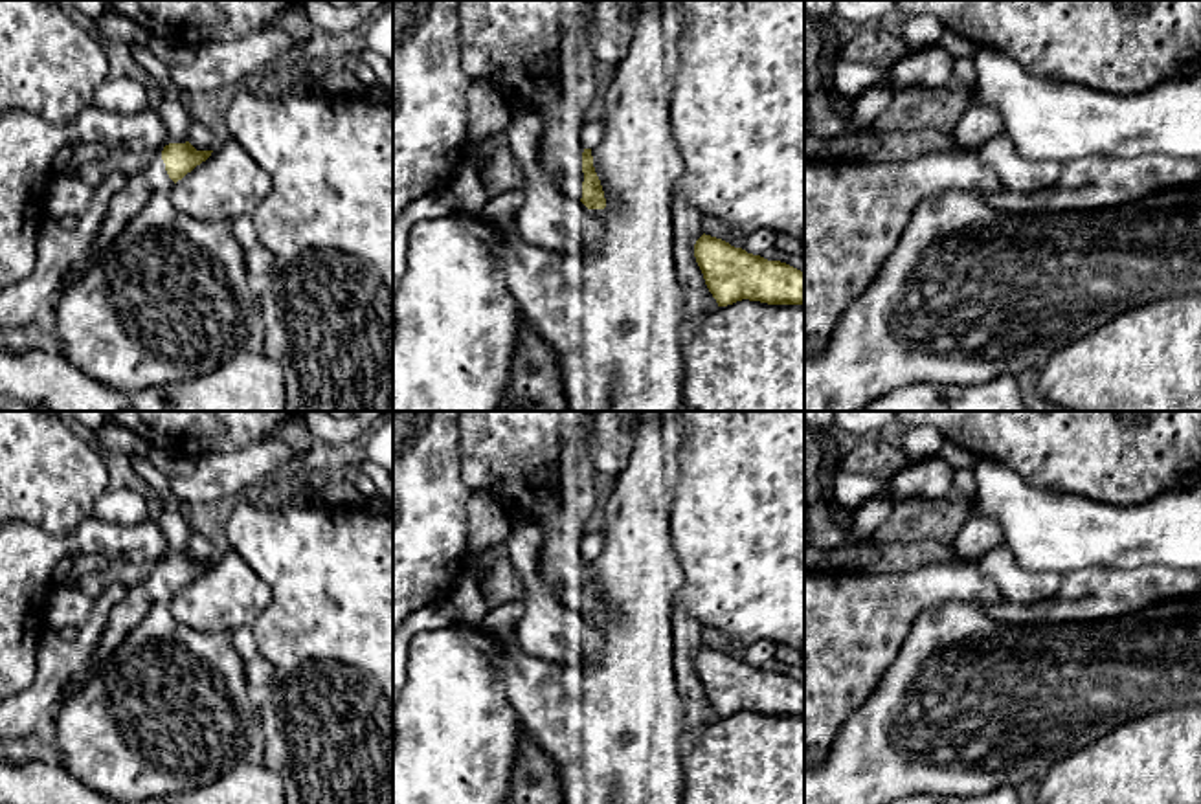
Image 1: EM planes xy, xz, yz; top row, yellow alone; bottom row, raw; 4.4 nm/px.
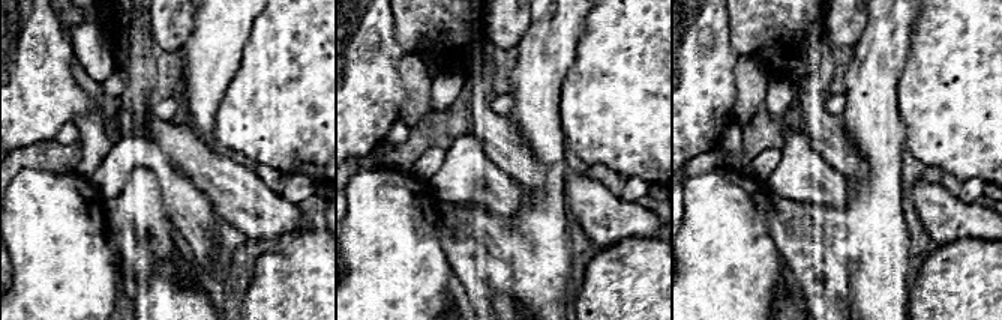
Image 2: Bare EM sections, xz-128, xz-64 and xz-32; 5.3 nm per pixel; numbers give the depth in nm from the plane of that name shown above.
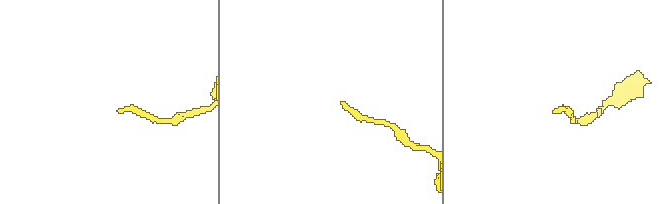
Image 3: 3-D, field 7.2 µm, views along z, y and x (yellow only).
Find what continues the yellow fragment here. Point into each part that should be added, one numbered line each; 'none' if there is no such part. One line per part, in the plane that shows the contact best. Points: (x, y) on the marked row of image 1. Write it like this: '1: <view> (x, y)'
1: xz (537, 54)

